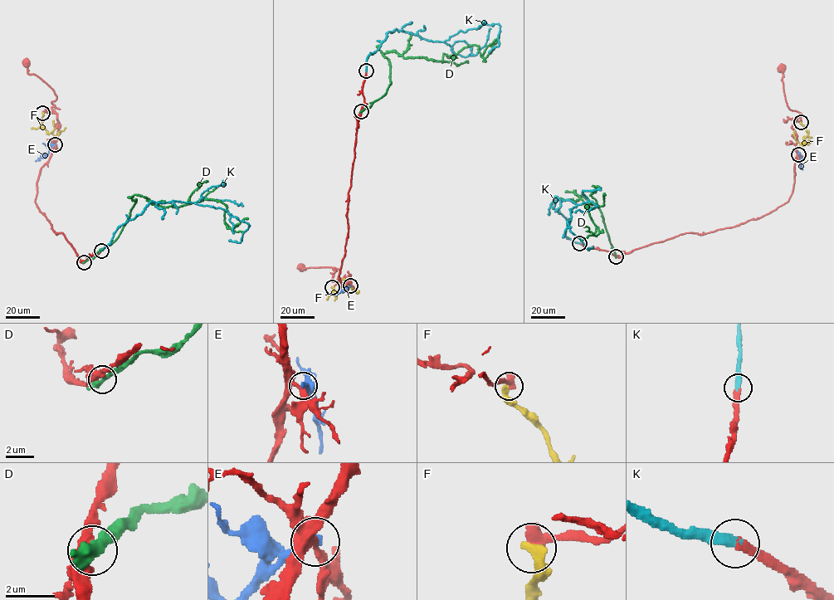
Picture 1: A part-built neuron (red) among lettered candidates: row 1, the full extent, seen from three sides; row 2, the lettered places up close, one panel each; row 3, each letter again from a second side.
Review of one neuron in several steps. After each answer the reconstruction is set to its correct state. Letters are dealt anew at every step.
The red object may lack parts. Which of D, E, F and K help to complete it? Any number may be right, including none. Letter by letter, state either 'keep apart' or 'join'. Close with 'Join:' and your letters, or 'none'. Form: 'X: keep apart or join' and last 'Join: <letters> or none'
D: keep apart
E: keep apart
F: keep apart
K: join
Join: K

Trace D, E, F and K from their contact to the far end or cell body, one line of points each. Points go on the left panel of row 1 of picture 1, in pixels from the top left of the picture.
D: (85, 262), (115, 240), (134, 195), (165, 207), (218, 200), (226, 207), (224, 220), (230, 228), (248, 218)
E: (55, 144), (46, 156), (35, 161)
F: (42, 113), (41, 124), (49, 133), (57, 135), (65, 127)
K: (101, 251), (118, 228), (151, 202), (194, 202), (226, 210), (249, 226), (241, 241), (229, 241)

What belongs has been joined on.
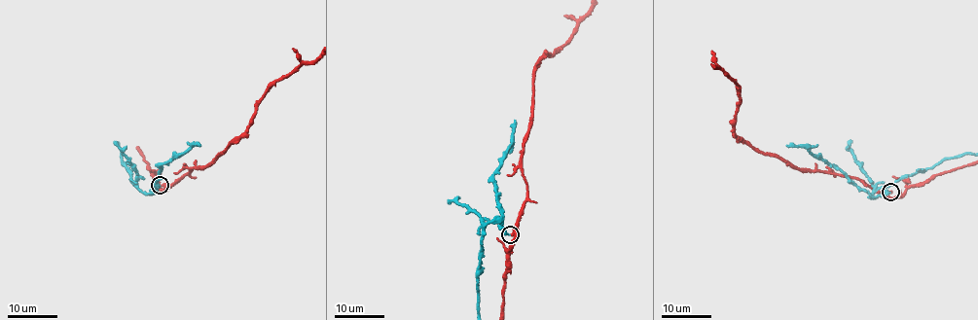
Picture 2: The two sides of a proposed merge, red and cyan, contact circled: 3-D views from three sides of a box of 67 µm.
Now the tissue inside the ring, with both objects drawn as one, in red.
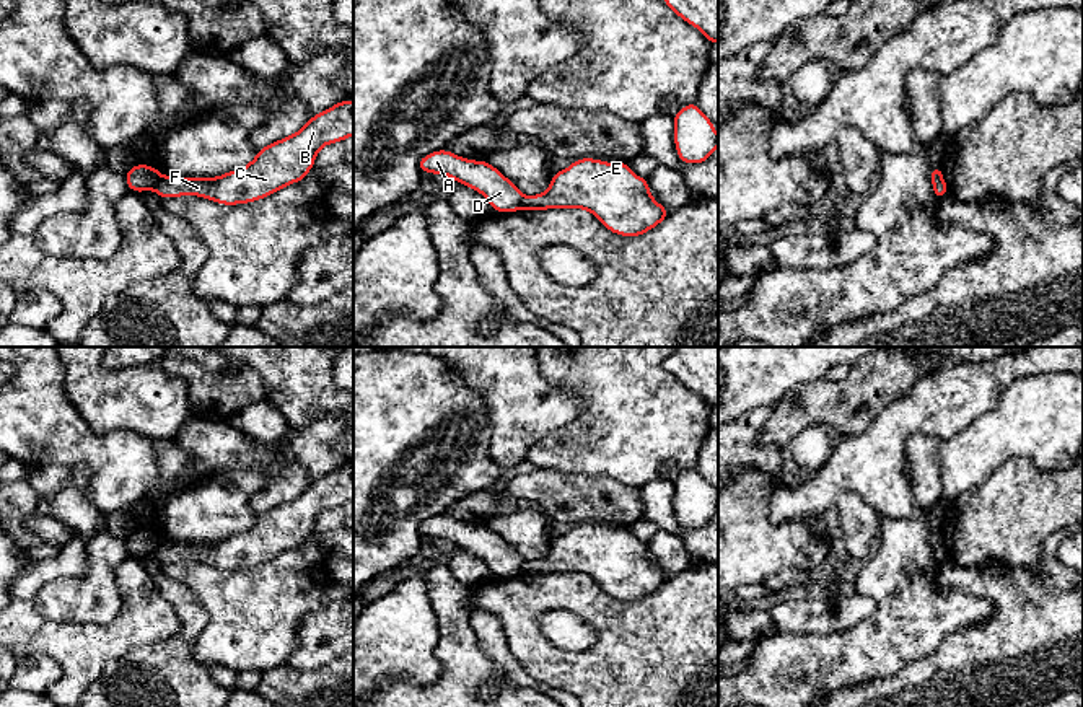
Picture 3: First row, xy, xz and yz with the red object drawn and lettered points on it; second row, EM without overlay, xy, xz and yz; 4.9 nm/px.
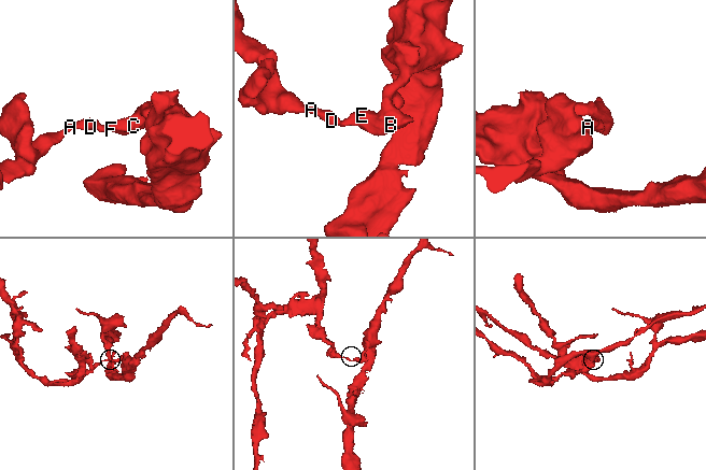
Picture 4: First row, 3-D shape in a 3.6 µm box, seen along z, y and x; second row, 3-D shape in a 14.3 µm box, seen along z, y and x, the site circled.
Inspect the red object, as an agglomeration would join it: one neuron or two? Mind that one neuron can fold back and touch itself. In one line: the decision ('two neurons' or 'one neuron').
two neurons

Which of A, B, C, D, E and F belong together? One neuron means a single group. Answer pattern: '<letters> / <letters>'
A D / B C E F

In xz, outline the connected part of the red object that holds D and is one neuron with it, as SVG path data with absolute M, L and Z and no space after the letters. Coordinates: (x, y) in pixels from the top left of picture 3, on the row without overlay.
M438 515L420 523L419 533L422 538L446 539L456 547L480 557L493 577L521 575L526 565L526 560L487 525L474 526L446 515Z

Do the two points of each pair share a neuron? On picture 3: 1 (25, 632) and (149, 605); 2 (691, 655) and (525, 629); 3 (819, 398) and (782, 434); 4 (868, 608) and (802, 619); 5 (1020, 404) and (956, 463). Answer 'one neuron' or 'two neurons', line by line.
1: one neuron
2: one neuron
3: one neuron
4: one neuron
5: one neuron

